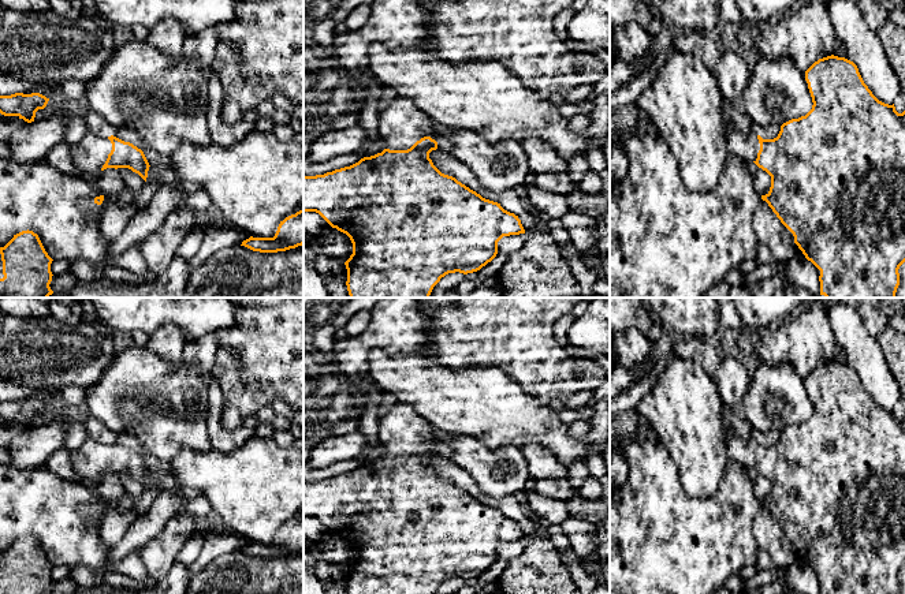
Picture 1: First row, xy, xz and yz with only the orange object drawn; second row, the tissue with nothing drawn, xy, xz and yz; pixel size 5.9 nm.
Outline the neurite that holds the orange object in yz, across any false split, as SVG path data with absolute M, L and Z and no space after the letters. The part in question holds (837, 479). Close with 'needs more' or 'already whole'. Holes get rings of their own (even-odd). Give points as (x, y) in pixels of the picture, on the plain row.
M827 362L815 367L805 377L805 386L812 403L812 415L798 425L781 432L774 445L763 445L756 440L746 440L737 434L731 426L726 427L725 442L730 459L740 462L745 468L755 468L771 482L771 493L761 505L768 509L781 528L793 539L794 549L819 576L820 594L898 594L900 572L905 568L905 416L898 419L894 410L879 407L864 389L857 371L838 362Z; needs more

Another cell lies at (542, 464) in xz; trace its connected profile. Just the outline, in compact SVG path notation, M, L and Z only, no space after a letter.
M533 442L519 449L528 460L532 481L567 478L567 468L548 449Z

